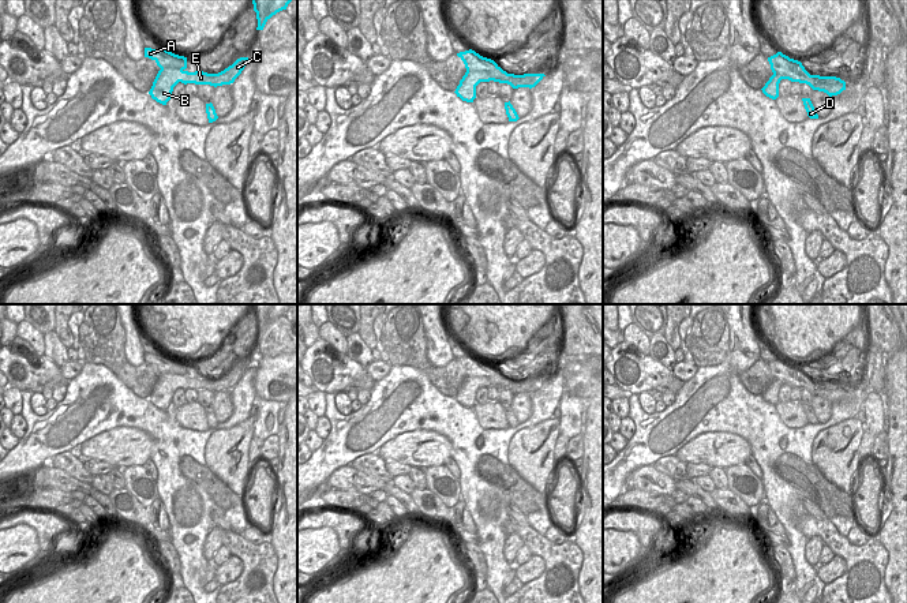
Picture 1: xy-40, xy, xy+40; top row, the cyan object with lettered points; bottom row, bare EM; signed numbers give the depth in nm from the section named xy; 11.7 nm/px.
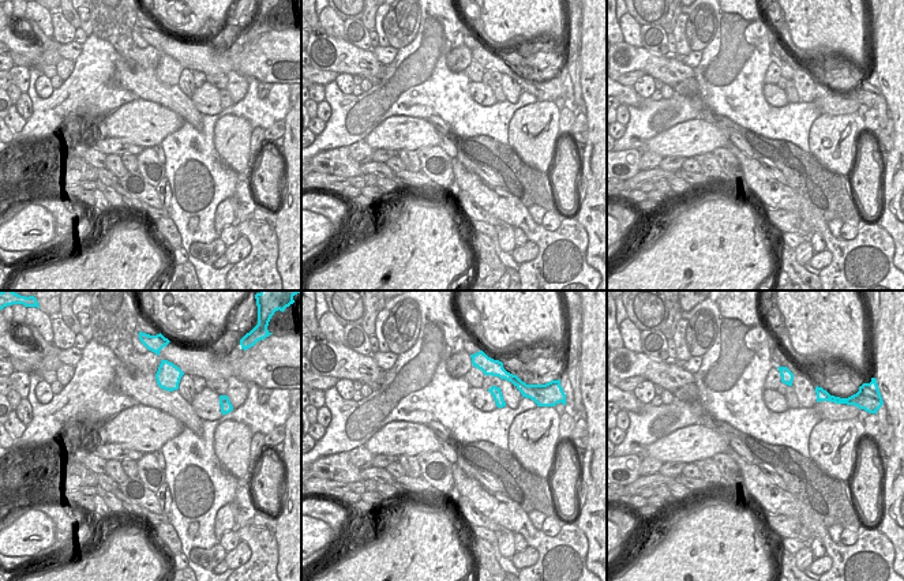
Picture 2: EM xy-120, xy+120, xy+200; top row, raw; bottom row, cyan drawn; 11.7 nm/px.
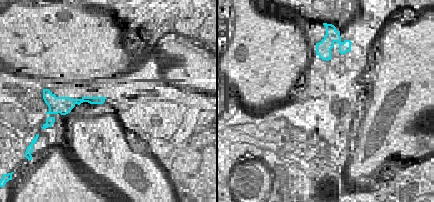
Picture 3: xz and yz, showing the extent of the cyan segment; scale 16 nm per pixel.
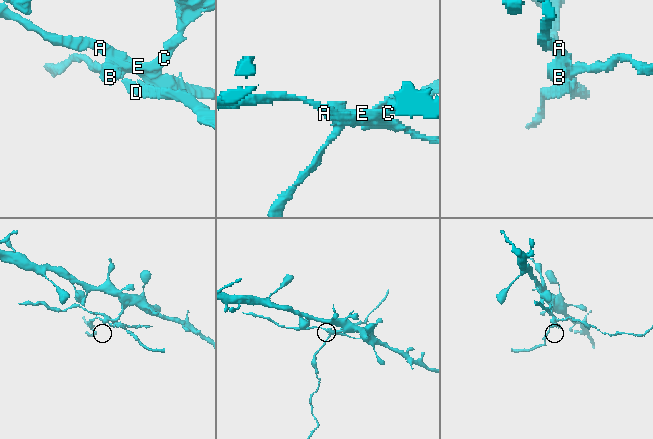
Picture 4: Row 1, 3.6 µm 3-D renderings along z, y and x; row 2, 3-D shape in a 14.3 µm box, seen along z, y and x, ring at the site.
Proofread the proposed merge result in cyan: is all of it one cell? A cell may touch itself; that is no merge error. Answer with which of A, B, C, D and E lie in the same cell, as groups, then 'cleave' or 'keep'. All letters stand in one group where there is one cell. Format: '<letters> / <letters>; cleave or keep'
A D / B C E; cleave

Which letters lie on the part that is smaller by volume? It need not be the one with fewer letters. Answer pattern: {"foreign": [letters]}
{"foreign": ["A", "D"]}

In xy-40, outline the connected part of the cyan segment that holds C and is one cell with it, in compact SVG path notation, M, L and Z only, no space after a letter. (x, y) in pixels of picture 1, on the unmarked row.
M248 363L237 364L232 371L225 374L218 379L207 379L200 375L195 378L188 378L177 374L161 374L153 387L153 392L149 397L153 405L166 411L172 402L173 393L181 387L195 389L195 390L210 390L210 392L222 392L231 390L241 379L244 372L248 368Z

